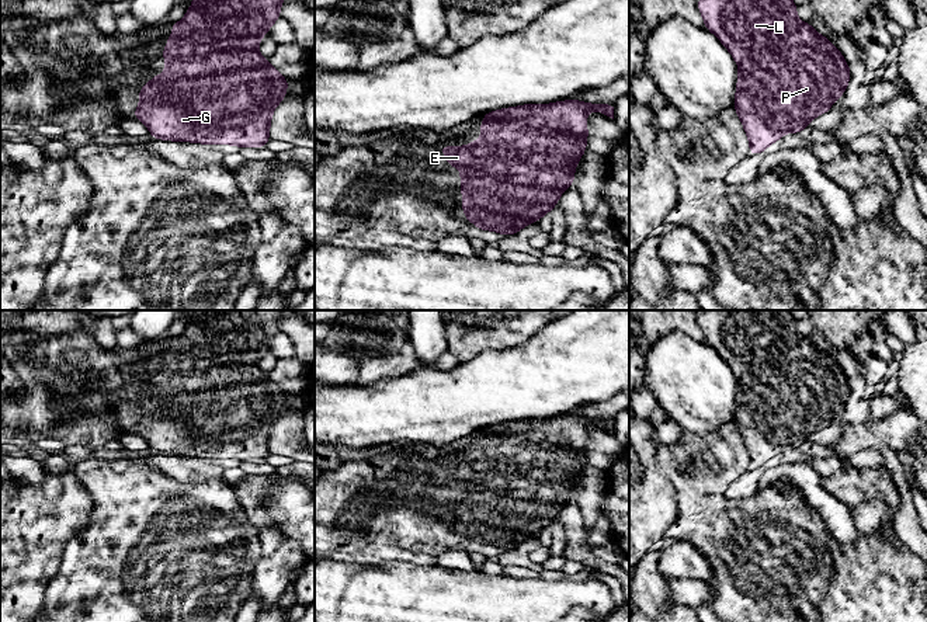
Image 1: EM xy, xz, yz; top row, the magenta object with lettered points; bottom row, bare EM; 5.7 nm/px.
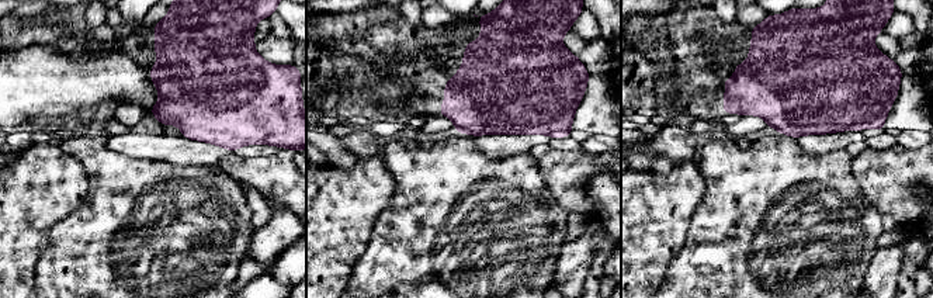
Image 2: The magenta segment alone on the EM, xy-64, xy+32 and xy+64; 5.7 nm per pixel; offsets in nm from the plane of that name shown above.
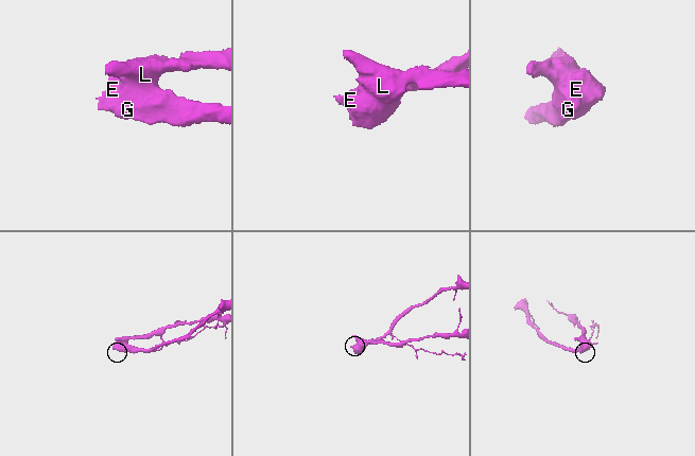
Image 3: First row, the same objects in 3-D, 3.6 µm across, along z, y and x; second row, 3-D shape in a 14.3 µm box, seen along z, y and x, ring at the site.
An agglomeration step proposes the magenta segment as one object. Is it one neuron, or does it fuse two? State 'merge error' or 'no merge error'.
merge error

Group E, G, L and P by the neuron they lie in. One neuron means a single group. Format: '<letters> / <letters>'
E G P / L

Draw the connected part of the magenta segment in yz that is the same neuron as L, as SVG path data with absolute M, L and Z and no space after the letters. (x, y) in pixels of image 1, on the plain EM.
M702 310L698 324L737 381L777 381L782 358L802 340L789 310Z

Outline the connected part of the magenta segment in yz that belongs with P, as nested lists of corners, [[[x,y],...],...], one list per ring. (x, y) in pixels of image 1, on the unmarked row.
[[[806,337],[782,358],[777,381],[739,381],[733,423],[746,445],[749,469],[764,466],[788,446],[801,448],[844,409],[850,393],[847,375],[840,365]]]

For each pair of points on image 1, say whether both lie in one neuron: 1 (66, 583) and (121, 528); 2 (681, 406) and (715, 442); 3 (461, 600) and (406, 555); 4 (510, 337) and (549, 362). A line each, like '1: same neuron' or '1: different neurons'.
1: same neuron
2: different neurons
3: different neurons
4: different neurons

